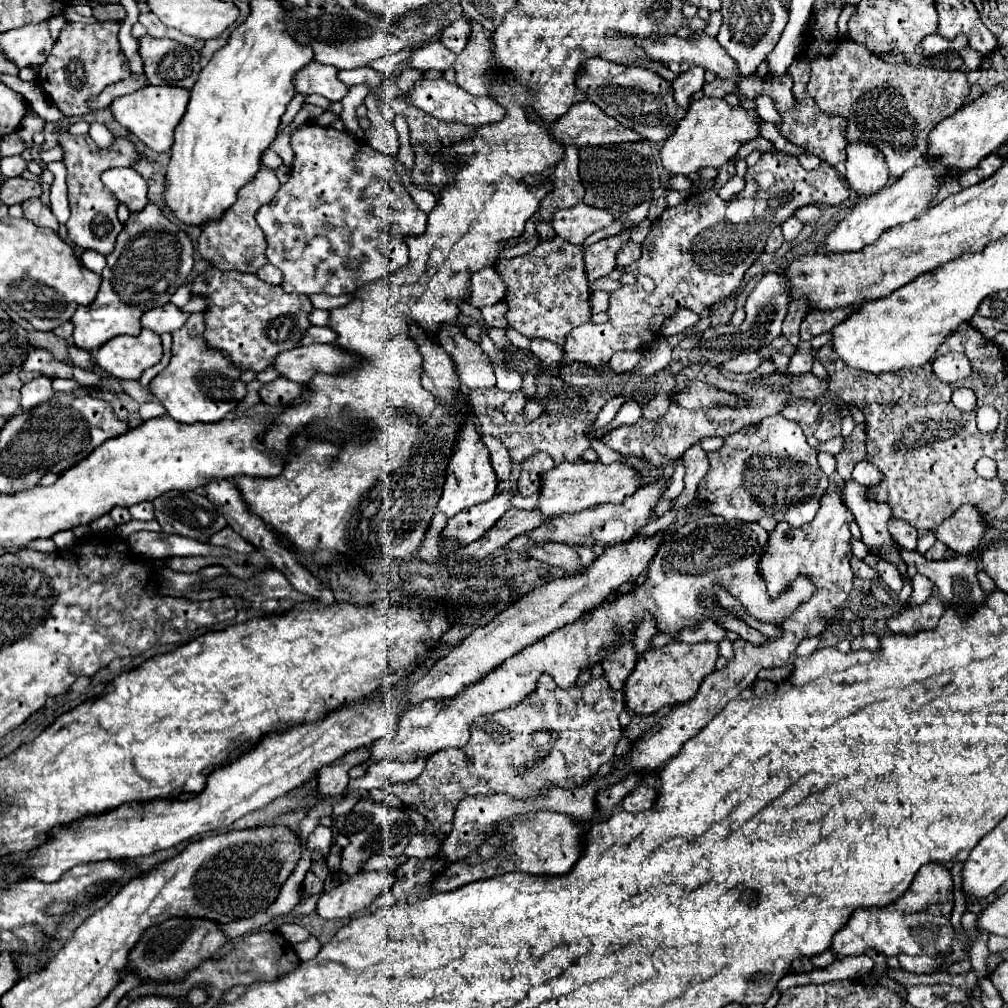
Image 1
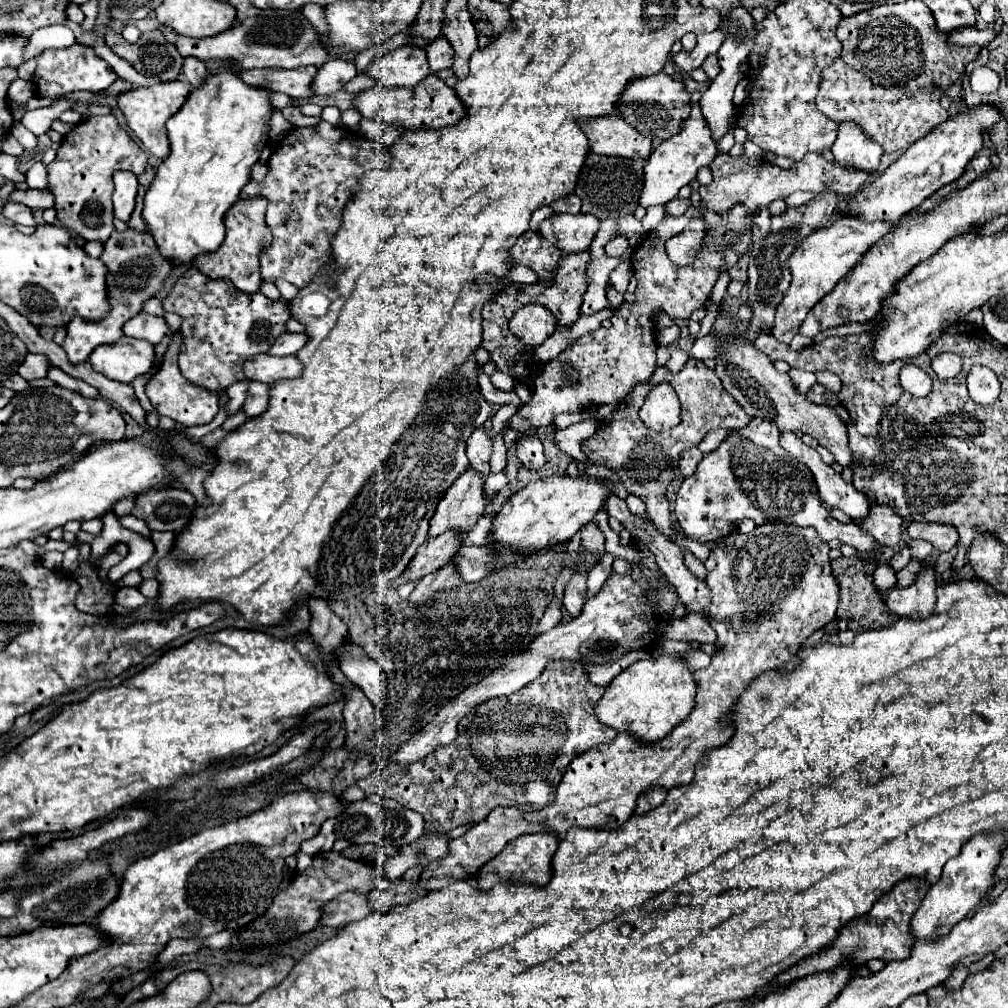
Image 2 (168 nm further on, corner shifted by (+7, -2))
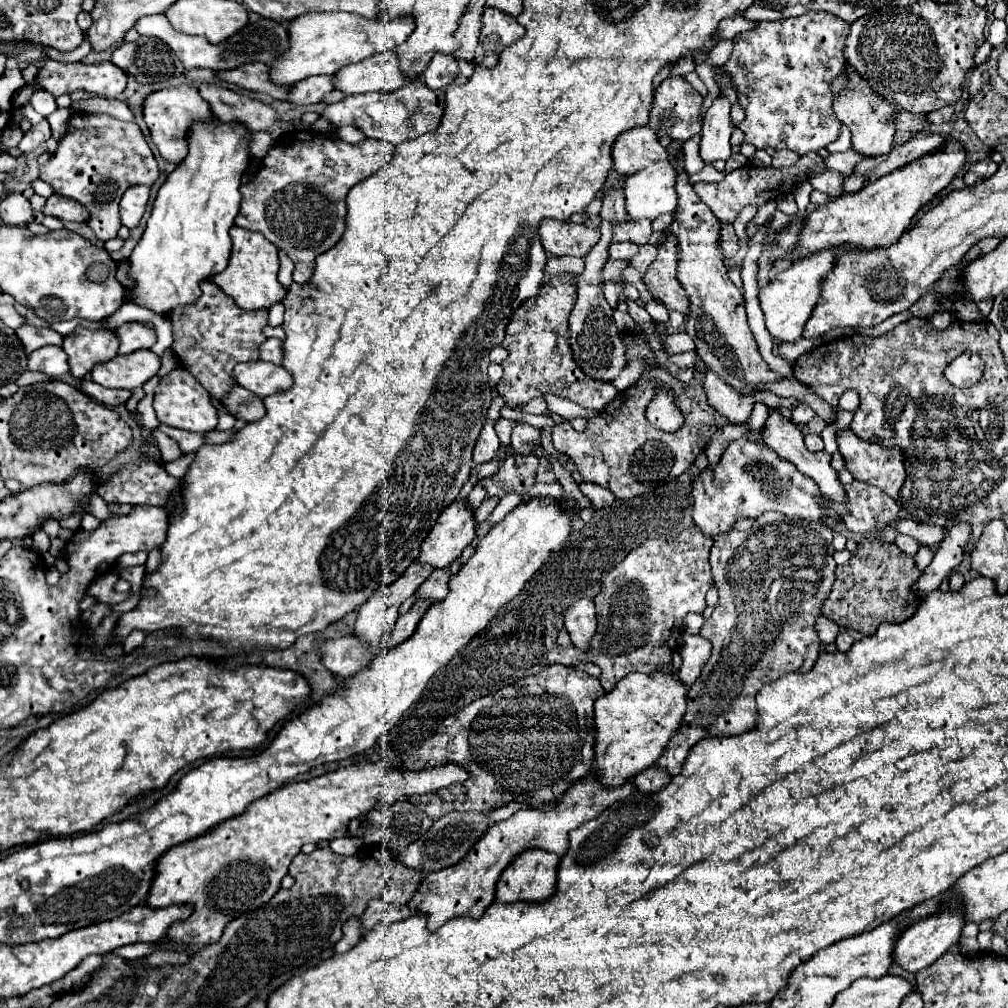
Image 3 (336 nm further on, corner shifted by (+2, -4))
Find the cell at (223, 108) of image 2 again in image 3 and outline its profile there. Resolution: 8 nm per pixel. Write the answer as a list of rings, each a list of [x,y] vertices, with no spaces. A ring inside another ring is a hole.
[[[212,117],[212,121],[204,123],[204,121],[194,121],[190,125],[190,131],[186,133],[186,145],[188,145],[188,155],[182,163],[178,163],[178,167],[168,175],[168,179],[162,183],[162,187],[158,189],[158,195],[156,195],[156,201],[152,205],[152,213],[150,213],[150,219],[146,221],[146,229],[144,229],[144,235],[142,239],[138,241],[138,245],[134,247],[132,255],[128,257],[130,261],[130,277],[136,281],[134,285],[134,291],[132,291],[132,301],[138,303],[138,305],[144,305],[156,313],[168,313],[172,311],[174,307],[178,305],[186,305],[186,303],[194,303],[200,295],[200,287],[198,283],[202,279],[210,279],[214,273],[220,273],[226,265],[228,265],[228,259],[230,259],[230,251],[232,251],[232,241],[230,241],[230,227],[234,225],[234,217],[238,215],[238,209],[240,209],[240,201],[242,201],[242,193],[240,193],[240,179],[244,175],[244,171],[248,169],[248,163],[250,163],[250,139],[252,139],[252,133],[244,127],[244,125],[234,125],[234,123],[222,123],[218,117]]]

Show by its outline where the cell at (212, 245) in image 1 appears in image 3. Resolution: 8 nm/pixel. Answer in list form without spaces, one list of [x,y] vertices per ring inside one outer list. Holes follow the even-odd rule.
[[[238,225],[232,227],[232,243],[234,247],[232,247],[232,257],[228,267],[222,273],[214,275],[212,281],[226,295],[230,295],[242,309],[268,309],[272,303],[282,301],[282,297],[286,295],[286,289],[276,279],[280,259],[278,259],[278,249],[274,247],[274,243],[266,241],[262,233],[250,231]]]

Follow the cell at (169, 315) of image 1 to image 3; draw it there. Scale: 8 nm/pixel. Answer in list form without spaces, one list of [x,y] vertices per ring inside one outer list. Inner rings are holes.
[[[130,321],[118,327],[120,349],[118,353],[132,353],[136,349],[150,349],[156,343],[156,329]]]

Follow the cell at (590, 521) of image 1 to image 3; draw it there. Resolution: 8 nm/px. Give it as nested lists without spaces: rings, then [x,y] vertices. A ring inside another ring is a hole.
[[[454,561],[450,567],[442,569],[442,571],[432,571],[430,579],[426,579],[426,583],[420,585],[420,589],[416,591],[416,595],[422,597],[422,599],[428,597],[432,601],[442,601],[446,597],[446,593],[448,593],[448,581],[450,581],[450,577],[456,575],[460,567],[462,567],[460,561]]]

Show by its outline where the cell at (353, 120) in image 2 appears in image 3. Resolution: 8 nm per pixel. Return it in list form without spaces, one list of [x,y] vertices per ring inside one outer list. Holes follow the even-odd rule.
[[[342,125],[342,127],[338,127],[338,135],[340,135],[340,139],[350,141],[350,143],[360,143],[362,139],[366,139],[366,135],[362,133],[362,129],[358,129],[354,125]]]

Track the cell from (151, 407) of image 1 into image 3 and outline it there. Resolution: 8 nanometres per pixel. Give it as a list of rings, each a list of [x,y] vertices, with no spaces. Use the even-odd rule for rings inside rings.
[[[160,425],[158,427],[160,431],[164,433],[170,433],[170,437],[174,437],[182,449],[190,449],[190,451],[184,451],[184,453],[194,453],[198,451],[198,447],[204,443],[204,435],[206,433],[192,433],[192,431],[182,431],[182,429],[172,429],[168,425]]]

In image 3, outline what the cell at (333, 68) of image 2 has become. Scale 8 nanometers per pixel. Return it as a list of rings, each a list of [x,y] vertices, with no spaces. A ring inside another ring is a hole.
[[[320,75],[320,77],[310,77],[294,85],[294,93],[288,97],[290,103],[296,105],[312,105],[322,101],[324,95],[334,91],[334,75]]]

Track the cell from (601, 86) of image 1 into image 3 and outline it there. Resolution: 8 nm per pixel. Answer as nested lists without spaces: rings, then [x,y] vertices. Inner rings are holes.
[[[682,75],[668,77],[654,89],[654,103],[648,125],[658,133],[658,137],[670,137],[672,141],[688,141],[692,135],[700,133],[702,127],[700,105],[702,95]]]

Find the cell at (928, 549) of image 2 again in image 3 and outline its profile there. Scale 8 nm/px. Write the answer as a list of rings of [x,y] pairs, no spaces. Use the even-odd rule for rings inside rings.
[[[900,533],[896,535],[896,545],[898,545],[900,551],[904,551],[904,553],[908,553],[908,555],[916,555],[918,549],[920,549],[920,543],[918,543],[916,539],[910,539],[910,537],[900,535]]]

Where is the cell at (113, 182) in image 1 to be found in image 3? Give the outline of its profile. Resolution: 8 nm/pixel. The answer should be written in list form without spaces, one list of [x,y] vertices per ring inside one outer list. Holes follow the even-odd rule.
[[[134,185],[126,189],[120,201],[122,225],[126,225],[128,229],[134,229],[140,223],[140,217],[146,211],[148,197],[150,197],[150,189],[146,185]]]

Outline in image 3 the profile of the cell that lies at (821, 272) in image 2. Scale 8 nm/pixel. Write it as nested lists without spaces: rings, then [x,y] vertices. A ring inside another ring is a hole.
[[[844,245],[840,247],[830,247],[822,249],[810,257],[802,257],[790,263],[788,269],[778,273],[764,289],[760,289],[760,307],[766,317],[766,329],[776,341],[796,341],[802,337],[802,331],[812,315],[812,309],[816,301],[820,299],[822,293],[822,283],[824,277],[834,269],[834,263],[838,259],[838,251],[842,251]]]

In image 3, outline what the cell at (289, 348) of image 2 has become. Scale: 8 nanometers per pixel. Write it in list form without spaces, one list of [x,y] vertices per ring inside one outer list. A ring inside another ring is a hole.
[[[266,339],[266,343],[260,347],[260,359],[280,365],[284,357],[284,347],[280,339]]]

